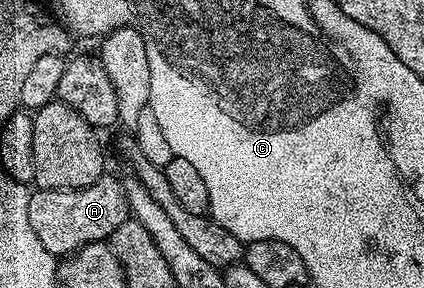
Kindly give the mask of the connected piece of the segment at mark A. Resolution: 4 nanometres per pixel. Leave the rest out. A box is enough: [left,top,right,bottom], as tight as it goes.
[29,176,130,259]

